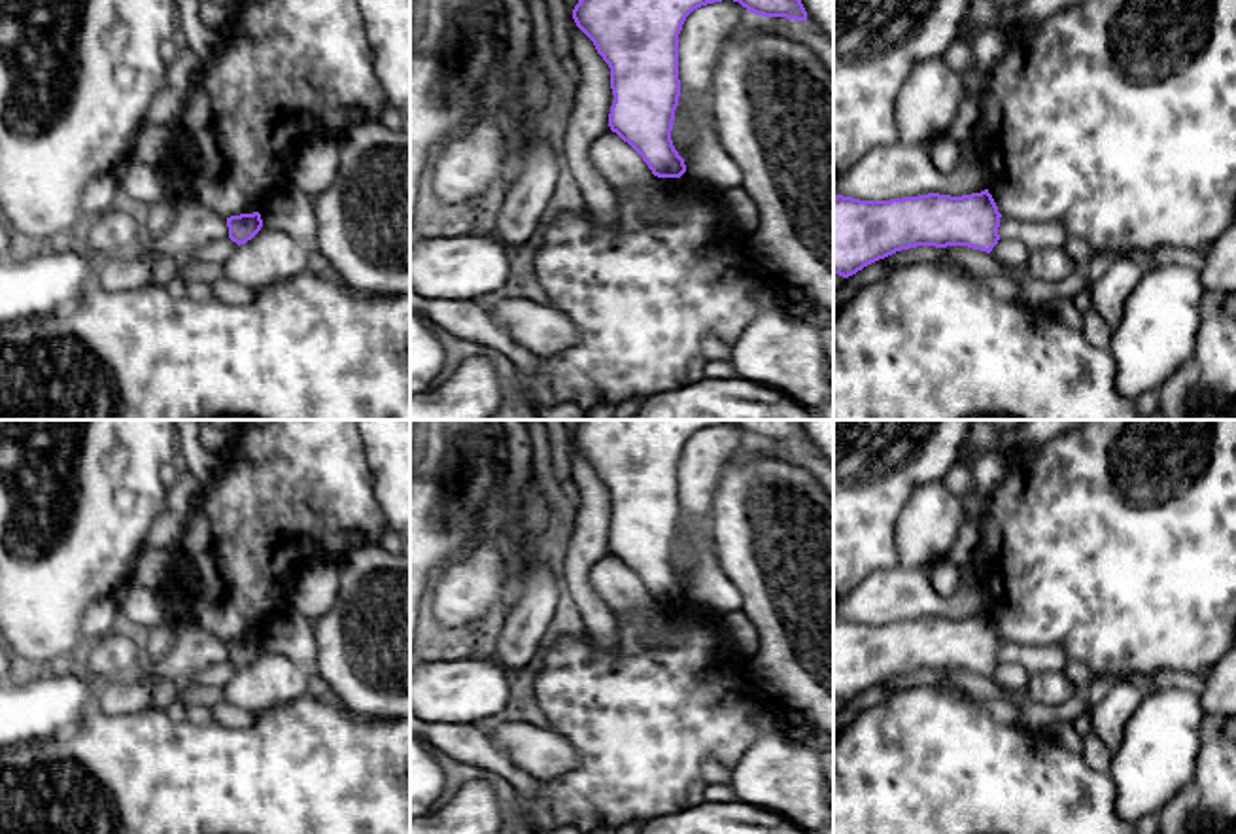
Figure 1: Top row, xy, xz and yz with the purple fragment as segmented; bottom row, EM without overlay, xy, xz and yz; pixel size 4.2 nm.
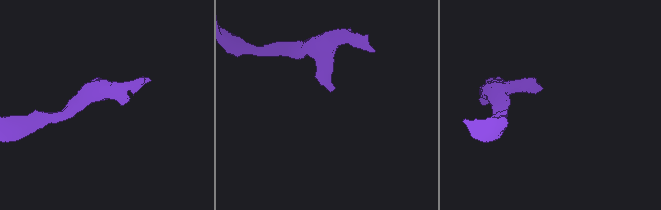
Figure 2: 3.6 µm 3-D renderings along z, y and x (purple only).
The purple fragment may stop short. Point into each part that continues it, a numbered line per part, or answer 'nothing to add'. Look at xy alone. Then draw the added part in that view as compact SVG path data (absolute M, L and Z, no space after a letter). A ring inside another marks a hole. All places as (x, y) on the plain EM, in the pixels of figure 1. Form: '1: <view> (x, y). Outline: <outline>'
nothing to add

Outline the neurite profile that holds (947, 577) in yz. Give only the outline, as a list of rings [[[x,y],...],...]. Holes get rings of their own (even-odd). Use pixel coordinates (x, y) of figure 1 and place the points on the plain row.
[[[951,556],[937,560],[928,567],[936,592],[943,598],[956,596],[968,577],[977,577],[975,565],[960,567]]]

